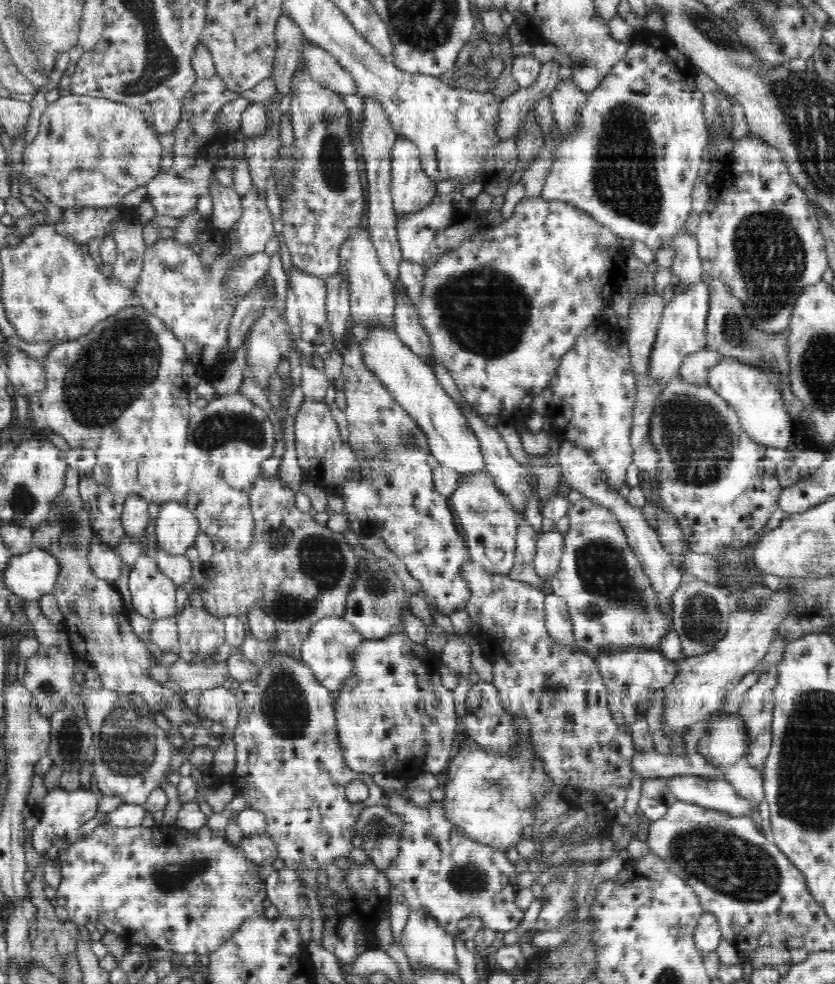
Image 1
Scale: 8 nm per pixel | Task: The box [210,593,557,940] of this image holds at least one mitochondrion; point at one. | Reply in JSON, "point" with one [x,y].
{"point":[284,706]}

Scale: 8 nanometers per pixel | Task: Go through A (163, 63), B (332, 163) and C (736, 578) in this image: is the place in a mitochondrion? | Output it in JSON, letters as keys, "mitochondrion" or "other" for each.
{"A":"mitochondrion","B":"mitochondrion","C":"mitochondrion"}

